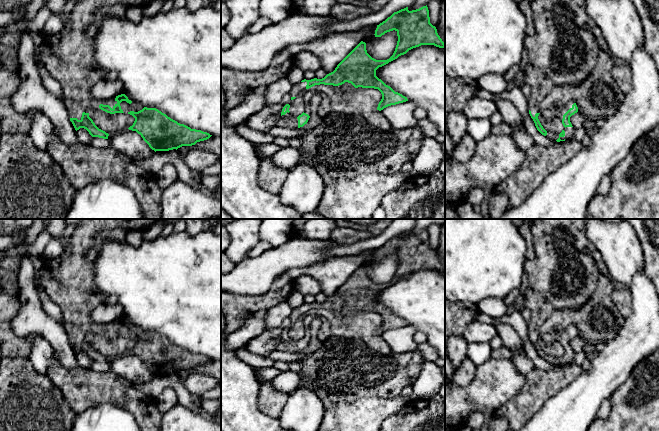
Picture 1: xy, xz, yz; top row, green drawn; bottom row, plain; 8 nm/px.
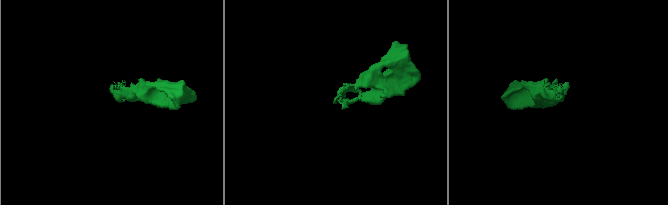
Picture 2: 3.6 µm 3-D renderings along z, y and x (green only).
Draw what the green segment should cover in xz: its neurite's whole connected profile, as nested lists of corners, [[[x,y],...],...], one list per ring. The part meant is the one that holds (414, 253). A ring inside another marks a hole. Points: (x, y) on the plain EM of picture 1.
[[[427,229],[409,235],[408,231],[394,236],[385,245],[377,249],[375,261],[381,261],[387,256],[395,254],[398,265],[393,279],[387,284],[376,284],[366,274],[366,267],[361,265],[335,292],[322,303],[302,304],[293,308],[289,316],[291,324],[299,317],[315,309],[339,310],[345,306],[351,307],[355,312],[374,312],[382,318],[377,334],[408,325],[407,321],[395,316],[376,300],[376,294],[389,286],[406,278],[409,274],[421,269],[434,269],[444,272],[445,267],[437,257],[437,253],[430,247]]]

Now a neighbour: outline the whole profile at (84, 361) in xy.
[[[80,352],[79,354],[76,355],[76,357],[80,367],[84,369],[91,369],[92,360],[89,358],[89,356],[86,353]]]

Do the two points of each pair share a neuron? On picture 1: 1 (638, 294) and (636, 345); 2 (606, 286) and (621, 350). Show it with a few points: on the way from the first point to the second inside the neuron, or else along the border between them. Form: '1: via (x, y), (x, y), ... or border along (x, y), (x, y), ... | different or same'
1: via (639, 307), (639, 332) | same
2: border along (625, 319), (618, 333), (607, 343) | different

